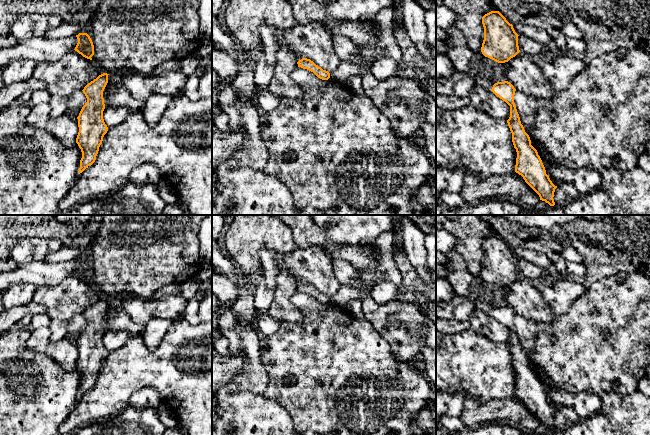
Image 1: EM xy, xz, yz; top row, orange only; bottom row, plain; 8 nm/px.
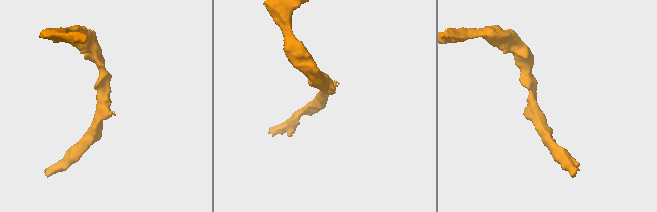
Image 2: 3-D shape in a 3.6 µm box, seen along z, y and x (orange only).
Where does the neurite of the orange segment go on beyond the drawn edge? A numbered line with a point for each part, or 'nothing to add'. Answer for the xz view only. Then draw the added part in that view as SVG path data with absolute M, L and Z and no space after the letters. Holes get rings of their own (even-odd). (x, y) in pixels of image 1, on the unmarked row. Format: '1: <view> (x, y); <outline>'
nothing to add

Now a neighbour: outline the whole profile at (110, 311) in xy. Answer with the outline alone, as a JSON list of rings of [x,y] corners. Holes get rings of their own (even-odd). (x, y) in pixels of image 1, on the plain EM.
[[[107,307],[107,309],[106,309],[106,311],[103,315],[103,322],[104,322],[105,332],[108,331],[109,323],[112,320],[114,314],[115,314],[114,307]]]

